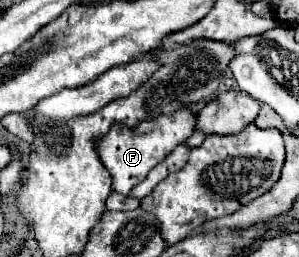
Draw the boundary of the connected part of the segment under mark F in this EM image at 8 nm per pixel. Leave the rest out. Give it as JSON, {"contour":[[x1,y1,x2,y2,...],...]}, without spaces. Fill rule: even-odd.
{"contour":[[180,108,174,116,158,118,160,124,156,124,156,120,150,118,140,122,136,128,128,128,126,124,112,124,104,136,98,136,94,140,98,156,112,176,112,190,120,194,130,194,130,190,136,184,140,184,146,178,146,174,156,164,160,164,178,144,182,144,196,128,196,114,190,108]]}

